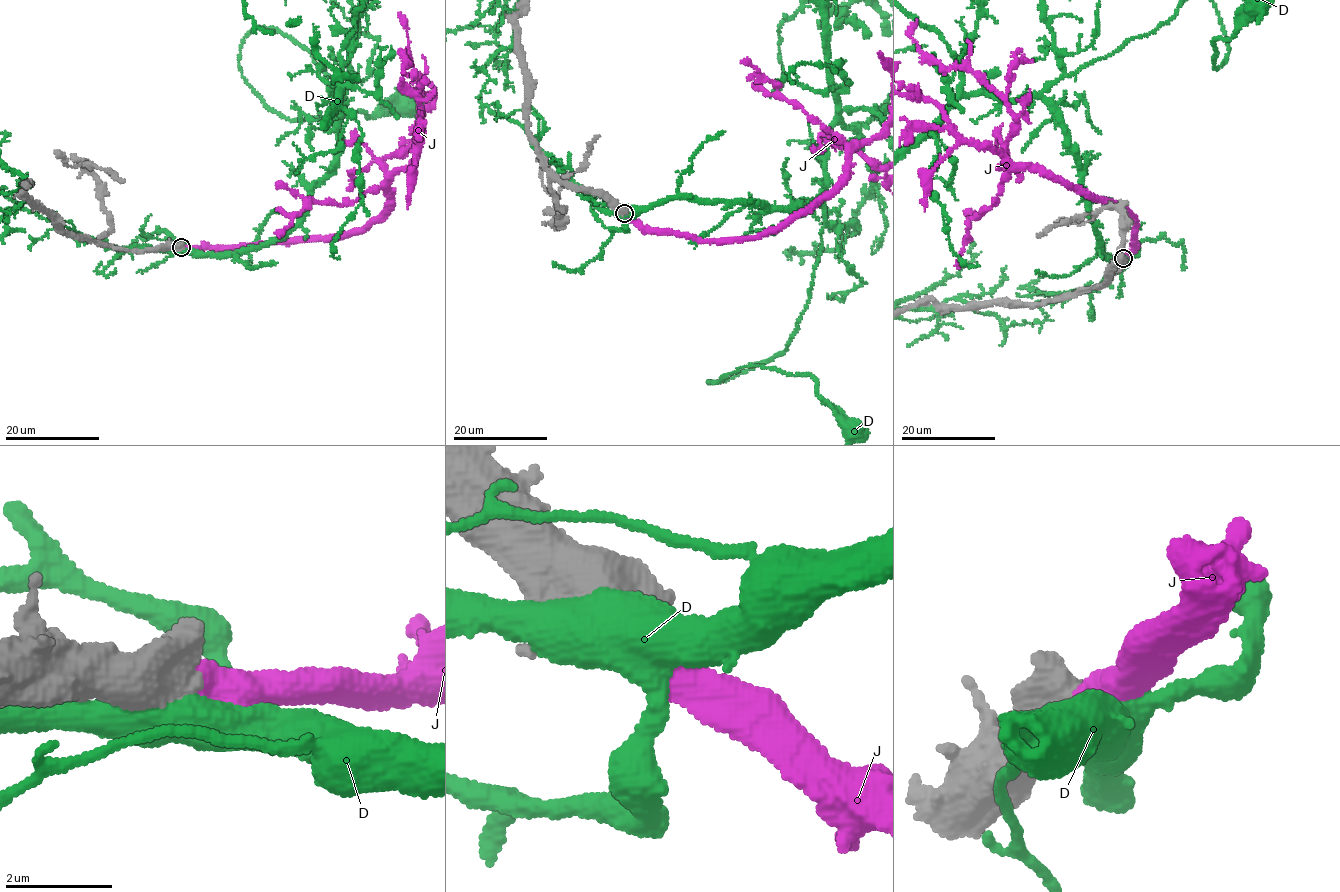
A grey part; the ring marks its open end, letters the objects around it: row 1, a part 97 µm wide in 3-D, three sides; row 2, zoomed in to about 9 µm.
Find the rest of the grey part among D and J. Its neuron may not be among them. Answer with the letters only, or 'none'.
J

